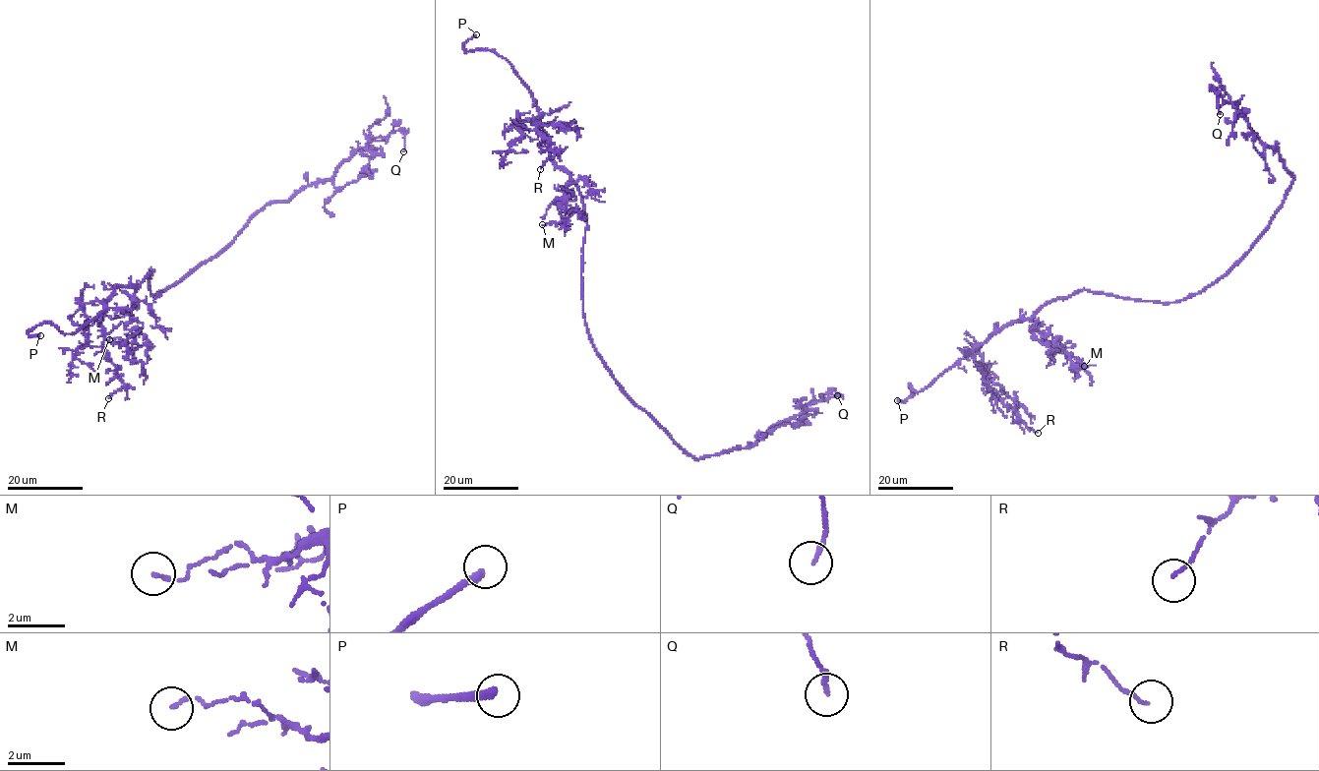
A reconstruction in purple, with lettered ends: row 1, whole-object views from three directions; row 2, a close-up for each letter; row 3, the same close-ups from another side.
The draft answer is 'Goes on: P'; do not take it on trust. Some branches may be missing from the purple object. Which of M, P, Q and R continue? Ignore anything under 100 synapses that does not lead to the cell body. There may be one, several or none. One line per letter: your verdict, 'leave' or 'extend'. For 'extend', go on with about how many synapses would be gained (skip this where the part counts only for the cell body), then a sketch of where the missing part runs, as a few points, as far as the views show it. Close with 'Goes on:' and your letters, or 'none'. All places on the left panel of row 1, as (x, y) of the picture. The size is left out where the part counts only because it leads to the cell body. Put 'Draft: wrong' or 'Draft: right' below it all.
M: leave
P: extend; missing branch runs (40, 335), (50, 334), (68, 318), (111, 288), (123, 285), (134, 269)
Q: leave
R: leave
Goes on: P
Draft: right

